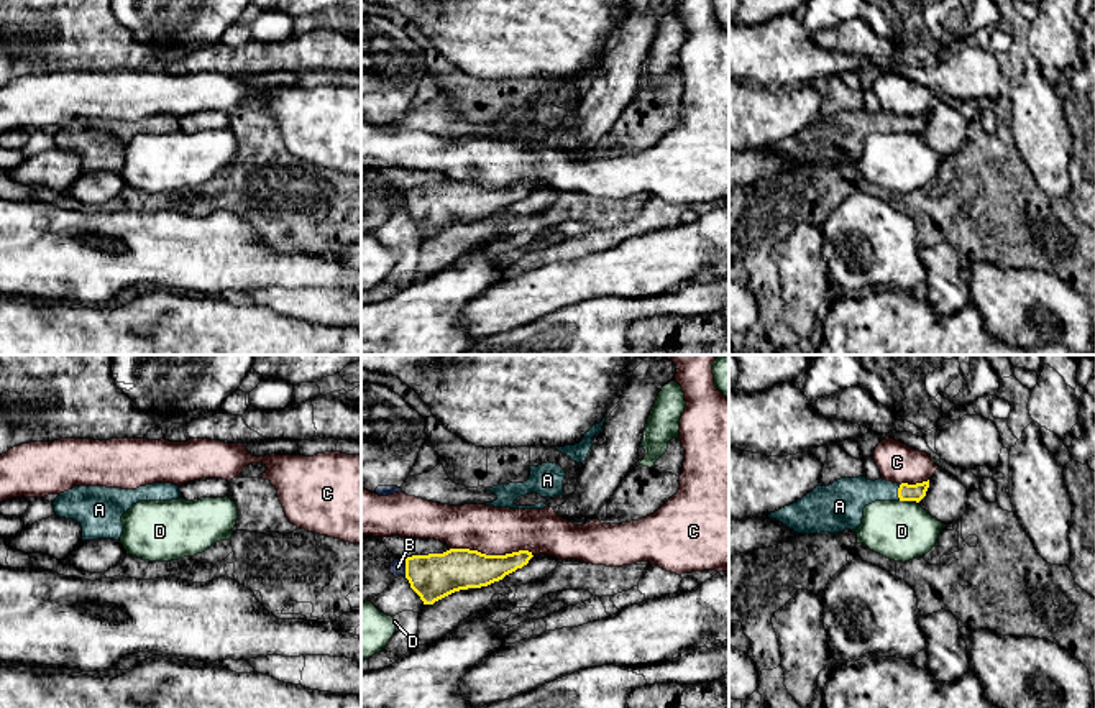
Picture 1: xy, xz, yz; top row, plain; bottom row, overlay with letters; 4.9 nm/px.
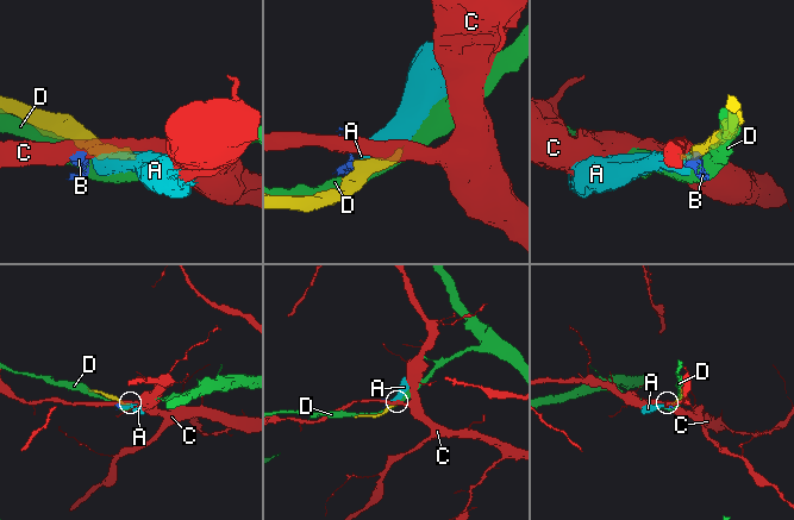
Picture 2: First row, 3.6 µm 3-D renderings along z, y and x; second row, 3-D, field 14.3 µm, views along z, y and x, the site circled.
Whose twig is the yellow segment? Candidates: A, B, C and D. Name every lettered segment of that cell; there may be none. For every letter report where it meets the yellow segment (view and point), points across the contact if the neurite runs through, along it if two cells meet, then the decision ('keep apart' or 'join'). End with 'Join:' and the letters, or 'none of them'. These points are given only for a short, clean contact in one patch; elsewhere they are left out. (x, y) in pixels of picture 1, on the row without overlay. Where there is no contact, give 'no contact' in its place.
A: yz (898, 125) | join
B: xz (406, 199) | along xz (404, 191), (406, 207) | keep apart
C: xz (493, 188) | along xz (452, 179), (468, 179), (486, 186), (527, 183), (532, 188) | keep apart
D: yz (910, 132) | keep apart
Join: A

